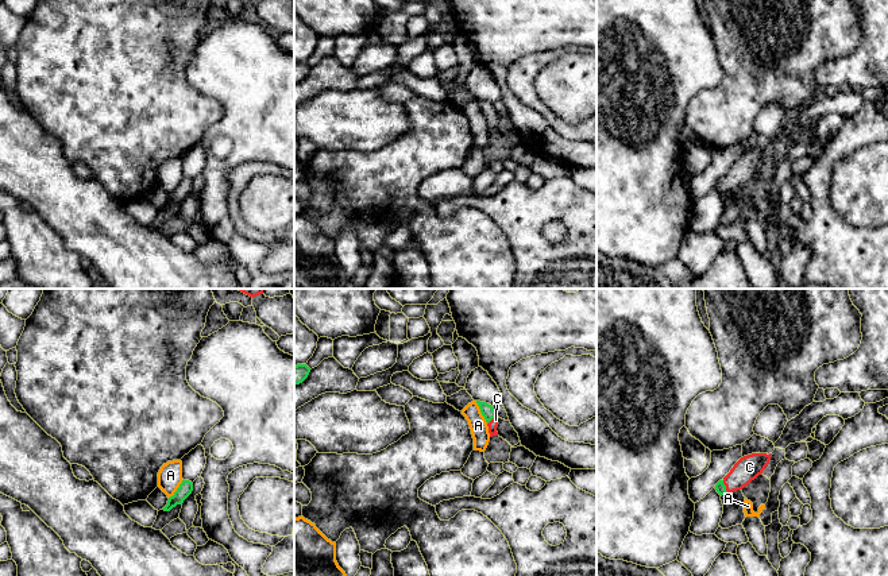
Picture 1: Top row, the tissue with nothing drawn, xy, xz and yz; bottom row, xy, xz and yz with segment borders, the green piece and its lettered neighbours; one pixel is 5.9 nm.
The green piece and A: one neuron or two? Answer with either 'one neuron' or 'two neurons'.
two neurons

